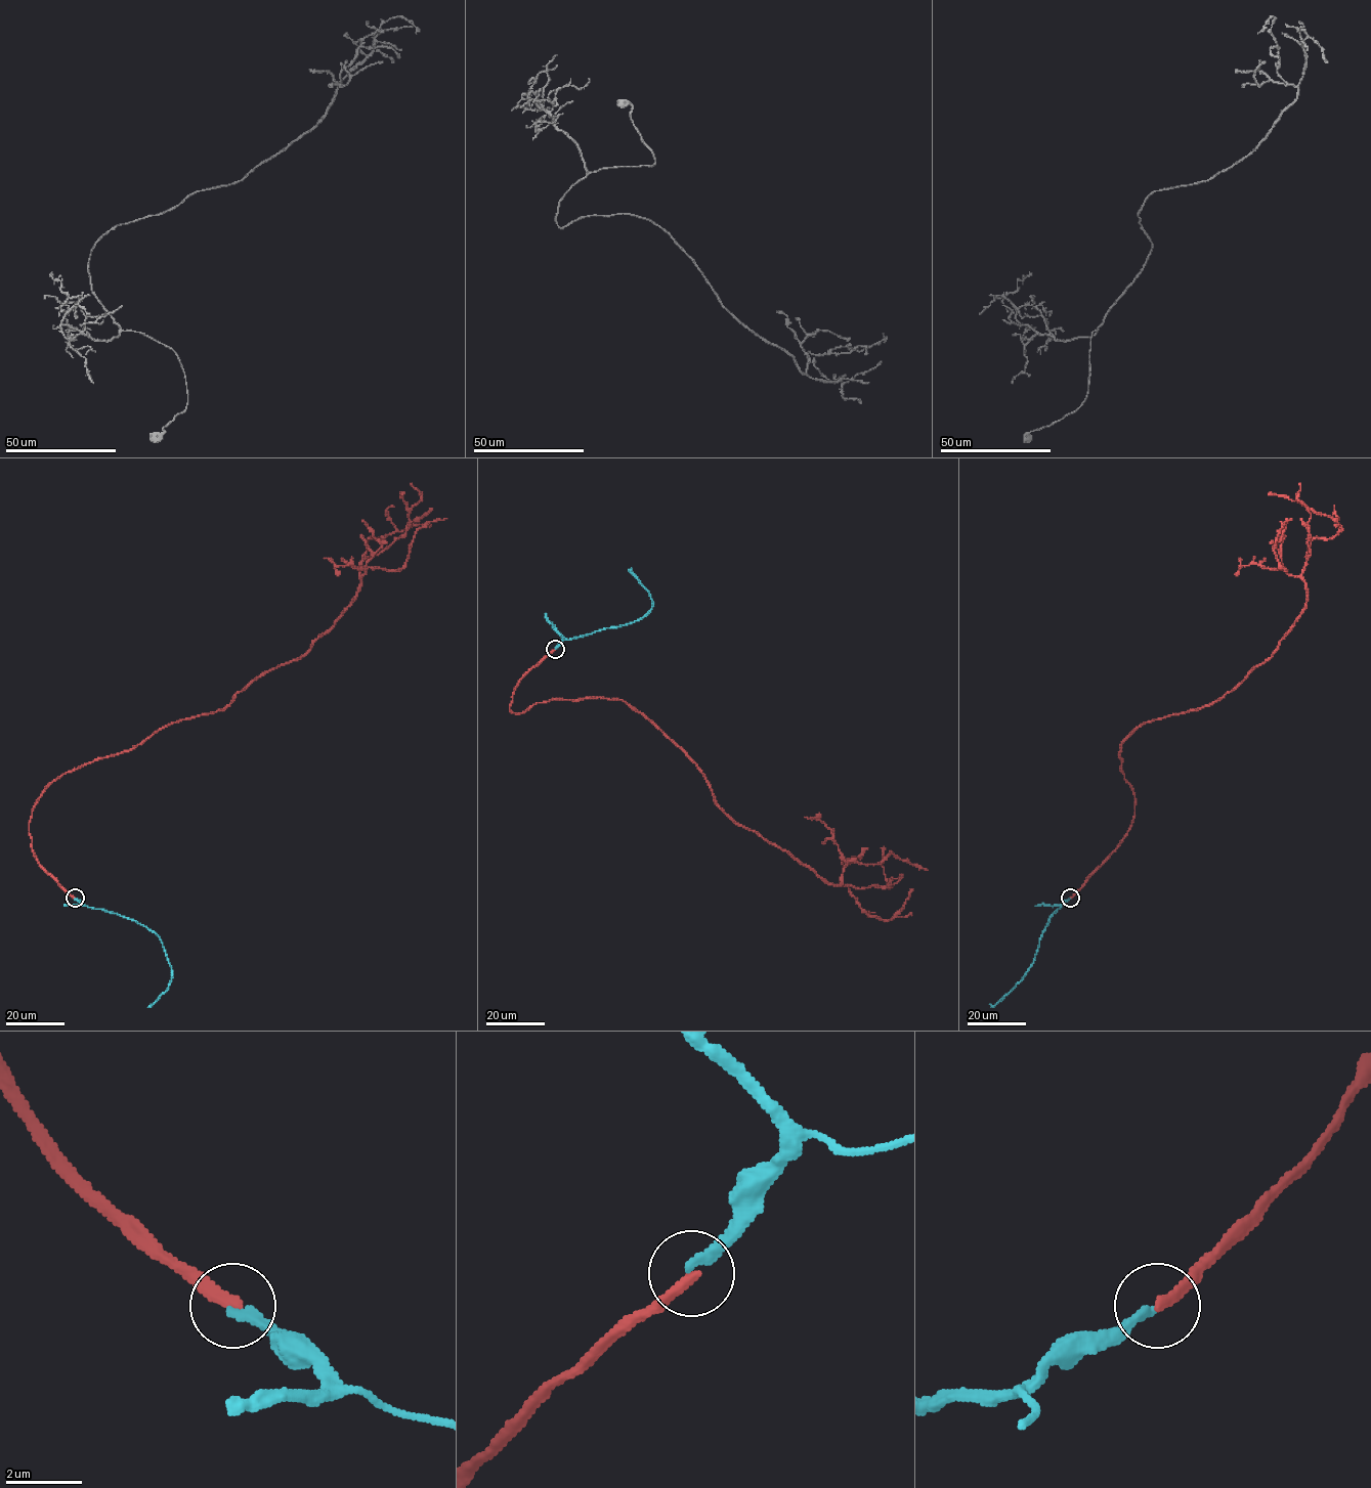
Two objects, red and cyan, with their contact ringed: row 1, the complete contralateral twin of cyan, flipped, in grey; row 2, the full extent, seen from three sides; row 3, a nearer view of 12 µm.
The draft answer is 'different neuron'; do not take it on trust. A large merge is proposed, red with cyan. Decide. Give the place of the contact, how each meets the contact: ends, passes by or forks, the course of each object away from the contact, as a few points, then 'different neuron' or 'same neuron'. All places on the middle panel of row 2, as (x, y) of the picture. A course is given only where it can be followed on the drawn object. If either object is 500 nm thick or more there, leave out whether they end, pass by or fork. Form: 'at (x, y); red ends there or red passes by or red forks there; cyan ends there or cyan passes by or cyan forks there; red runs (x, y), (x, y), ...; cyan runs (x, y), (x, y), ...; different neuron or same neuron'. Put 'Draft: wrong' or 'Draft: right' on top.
Draft: right
at (555, 649); red ends there; cyan ends there; red runs (555, 649), (512, 712), (623, 700), (737, 823), (870, 916), (891, 919), (911, 888); cyan runs (555, 648), (564, 639), (632, 622), (650, 610), (652, 601), (648, 589), (632, 572), (632, 568); different neuron

